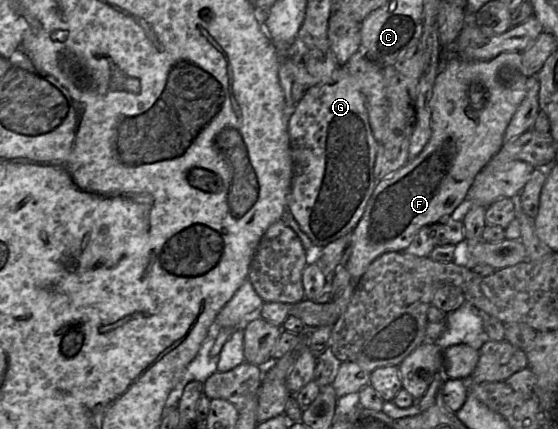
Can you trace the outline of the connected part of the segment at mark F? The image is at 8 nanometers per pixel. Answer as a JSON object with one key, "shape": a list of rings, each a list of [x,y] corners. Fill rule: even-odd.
{"shape":[[[455,42],[448,47],[445,47],[446,56],[444,64],[441,67],[441,70],[435,80],[435,84],[433,87],[432,97],[429,103],[431,109],[431,128],[432,128],[432,135],[425,146],[425,148],[420,152],[420,154],[410,160],[406,165],[402,168],[391,174],[390,176],[384,178],[383,180],[379,181],[376,184],[376,187],[368,201],[368,204],[365,208],[364,214],[359,221],[358,225],[354,229],[352,233],[352,242],[353,242],[353,249],[347,263],[347,269],[351,275],[350,283],[346,286],[343,290],[341,295],[333,299],[333,301],[328,303],[316,303],[314,301],[304,299],[298,303],[291,304],[289,314],[299,318],[304,324],[307,326],[308,329],[315,329],[322,326],[333,326],[338,318],[345,312],[355,289],[355,286],[361,276],[366,272],[369,265],[380,255],[388,252],[404,252],[406,248],[410,245],[413,241],[417,233],[421,228],[424,226],[431,226],[434,225],[452,215],[460,215],[460,213],[465,209],[468,204],[468,191],[474,182],[476,175],[491,161],[491,159],[499,152],[501,147],[504,144],[504,134],[505,131],[516,113],[518,107],[520,106],[521,102],[523,101],[527,87],[528,87],[528,77],[523,74],[522,71],[522,53],[517,51],[507,51],[499,54],[495,58],[486,61],[466,61],[458,58],[455,55]]]}

